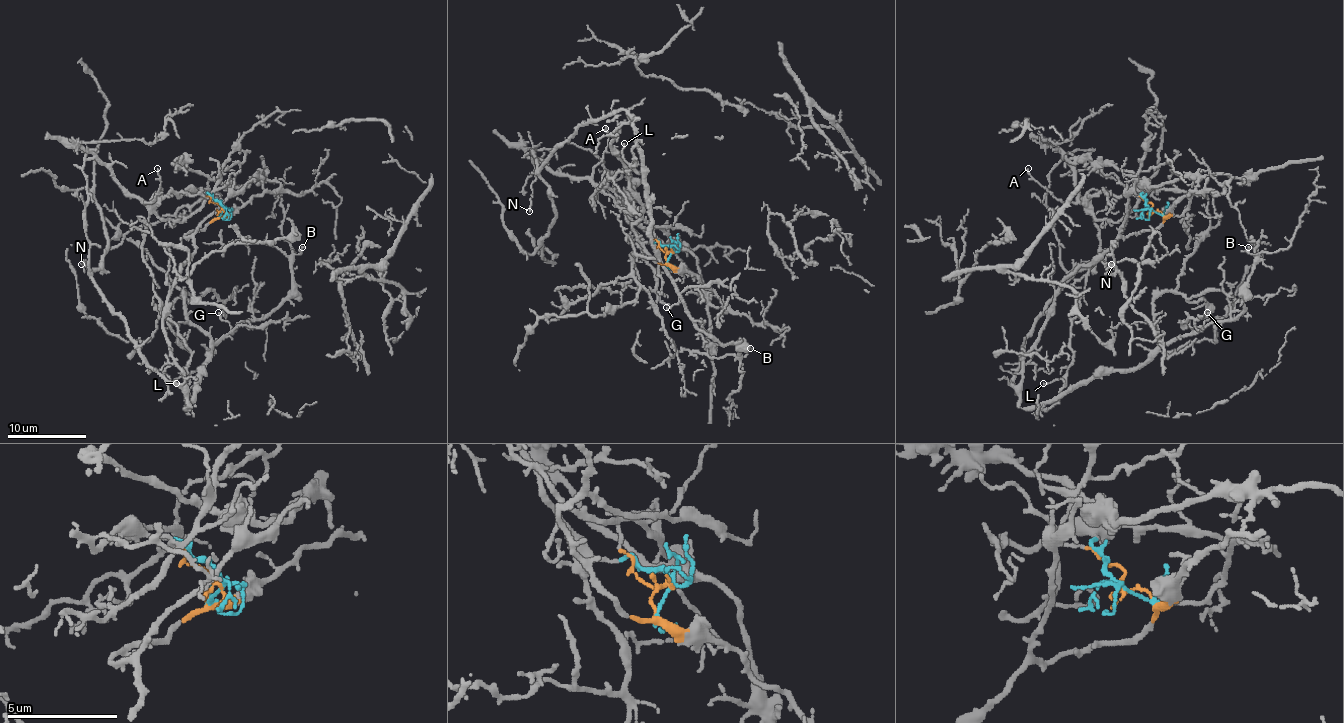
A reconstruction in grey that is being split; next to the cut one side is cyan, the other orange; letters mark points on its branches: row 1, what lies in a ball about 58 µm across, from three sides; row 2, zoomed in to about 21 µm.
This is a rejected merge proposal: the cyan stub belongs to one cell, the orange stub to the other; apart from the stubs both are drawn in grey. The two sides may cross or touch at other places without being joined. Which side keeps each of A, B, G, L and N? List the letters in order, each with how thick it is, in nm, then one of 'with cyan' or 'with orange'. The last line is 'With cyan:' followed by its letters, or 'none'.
A: calibre 120 nm; with cyan
B: calibre 180 nm; with orange
G: calibre 130 nm; with orange
L: calibre 140 nm; with cyan
N: calibre 110 nm; with orange
With cyan: A, L

